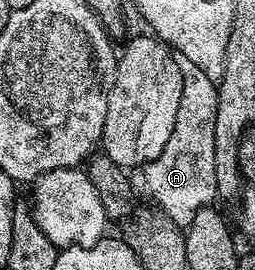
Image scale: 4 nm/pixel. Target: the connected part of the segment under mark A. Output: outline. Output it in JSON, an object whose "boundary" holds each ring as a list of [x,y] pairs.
{"boundary":[[[172,51],[172,57],[182,74],[180,91],[182,125],[206,125],[206,129],[178,129],[178,133],[172,133],[158,156],[145,165],[144,173],[146,173],[146,189],[154,196],[153,204],[161,210],[165,220],[179,227],[185,227],[192,223],[192,217],[196,215],[196,211],[207,208],[215,200],[210,193],[218,197],[216,152],[213,147],[218,86],[185,55]]]}

